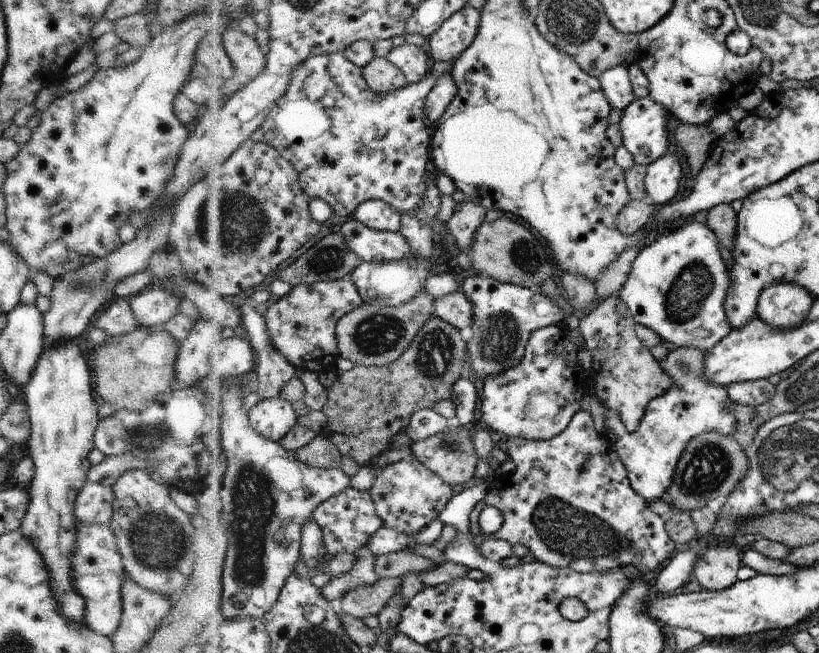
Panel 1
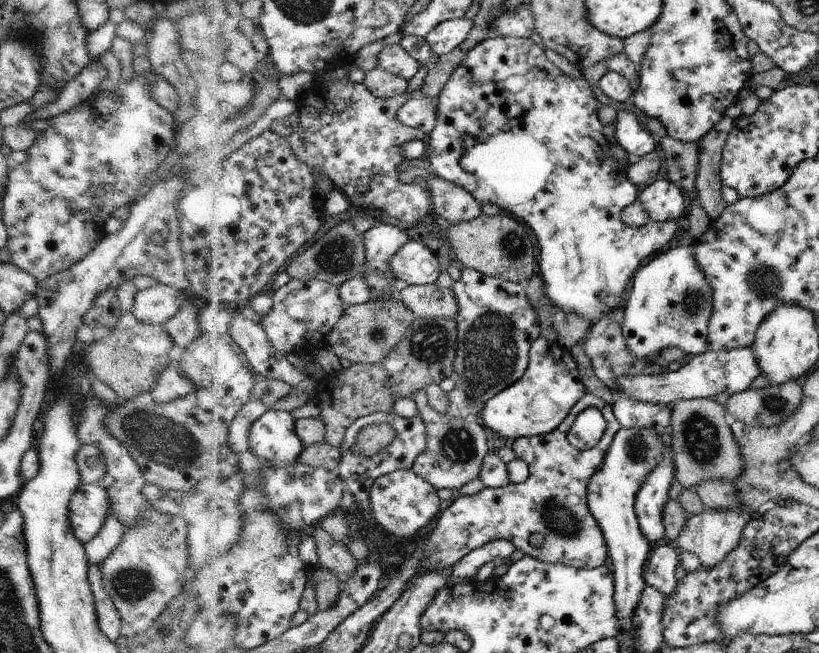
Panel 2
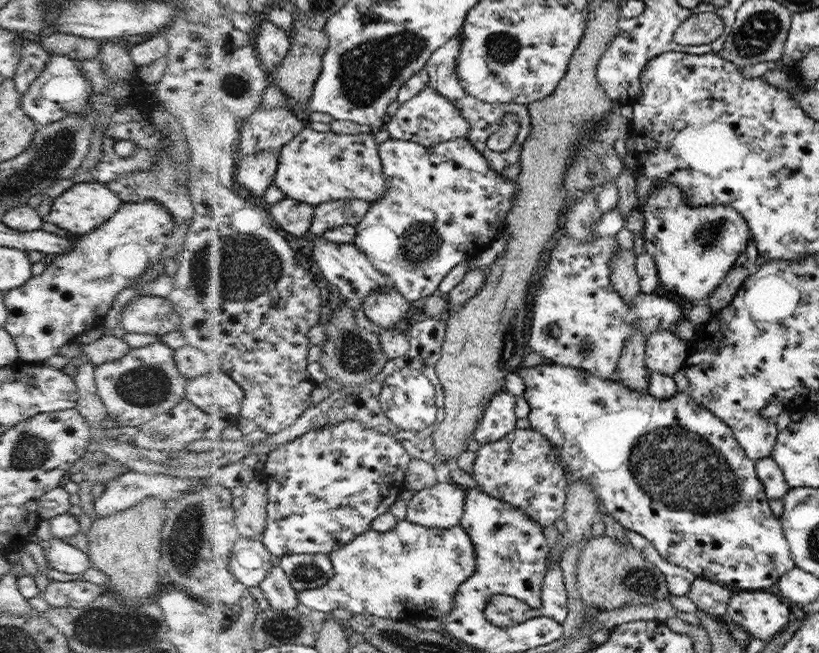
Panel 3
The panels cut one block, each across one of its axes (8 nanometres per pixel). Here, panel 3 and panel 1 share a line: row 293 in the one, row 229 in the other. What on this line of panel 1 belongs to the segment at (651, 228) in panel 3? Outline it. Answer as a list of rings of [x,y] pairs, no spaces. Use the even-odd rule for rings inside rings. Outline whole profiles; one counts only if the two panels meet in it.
[[[683,220],[642,248],[617,295],[635,323],[656,332],[666,345],[706,352],[732,331],[725,311],[729,289],[730,272],[722,260],[717,234],[706,223]]]

